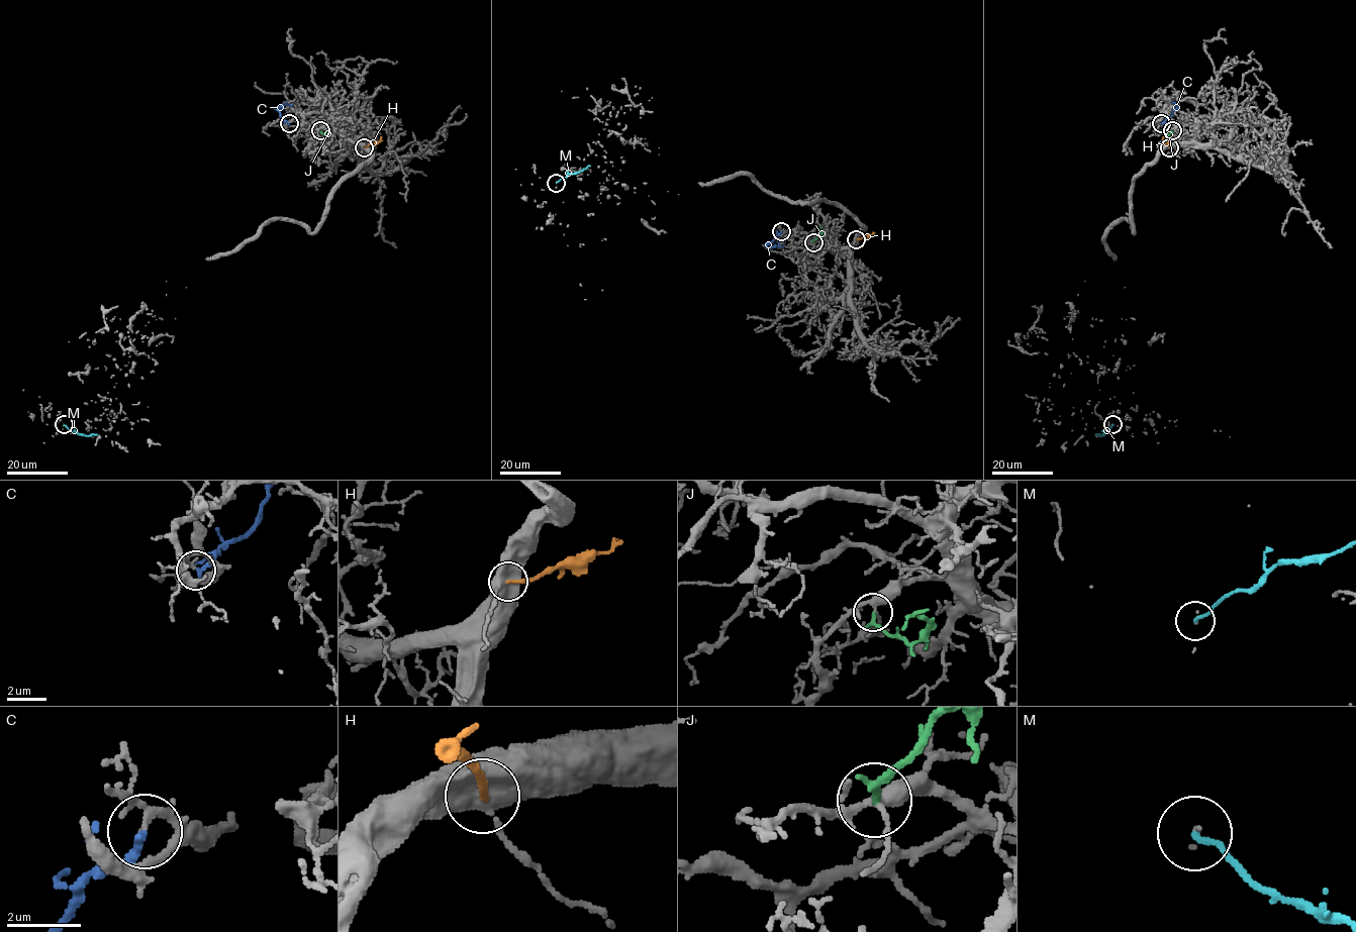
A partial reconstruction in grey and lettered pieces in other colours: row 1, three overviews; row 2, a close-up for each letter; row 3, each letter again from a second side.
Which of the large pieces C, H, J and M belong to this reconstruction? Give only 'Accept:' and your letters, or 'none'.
Accept: J

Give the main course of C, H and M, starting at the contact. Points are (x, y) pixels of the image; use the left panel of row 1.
C: (289, 123), (273, 108), (292, 106)
H: (364, 147), (379, 141), (381, 136)
M: (64, 424), (77, 432), (97, 435)

